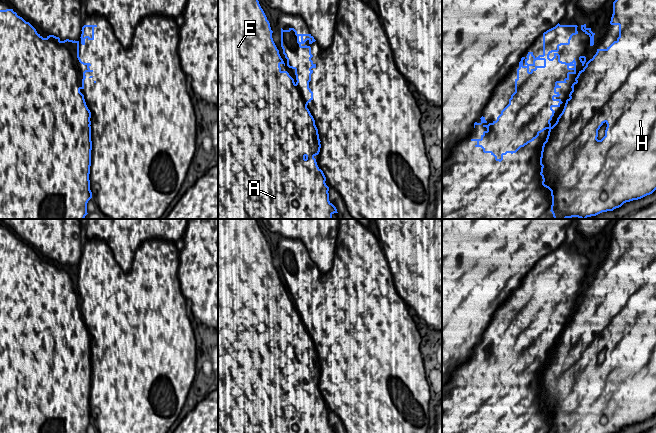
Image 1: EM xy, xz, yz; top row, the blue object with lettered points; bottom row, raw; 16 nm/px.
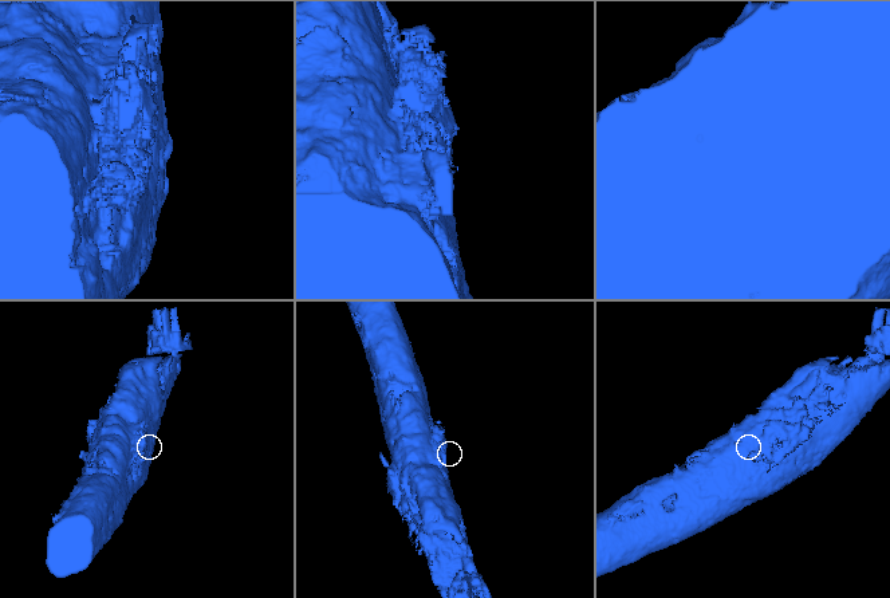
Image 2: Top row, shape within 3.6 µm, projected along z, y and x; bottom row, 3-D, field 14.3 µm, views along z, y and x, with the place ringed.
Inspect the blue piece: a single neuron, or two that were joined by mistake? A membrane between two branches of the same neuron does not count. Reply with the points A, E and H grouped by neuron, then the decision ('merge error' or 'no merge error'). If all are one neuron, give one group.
A E H; no merge error

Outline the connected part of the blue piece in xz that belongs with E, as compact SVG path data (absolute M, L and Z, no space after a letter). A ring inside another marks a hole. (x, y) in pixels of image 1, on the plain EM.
M218 219L218 433L336 433L329 425L326 401L314 382L320 376L321 365L315 344L307 332L308 327L313 324L309 306L316 288L311 284L311 271L303 268L307 264L309 268L316 264L311 258L298 258L294 252L281 252L281 271L287 283L285 288L273 265L272 257L256 219ZM281 288L295 294L296 307L287 295L281 294Z

